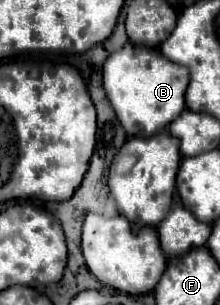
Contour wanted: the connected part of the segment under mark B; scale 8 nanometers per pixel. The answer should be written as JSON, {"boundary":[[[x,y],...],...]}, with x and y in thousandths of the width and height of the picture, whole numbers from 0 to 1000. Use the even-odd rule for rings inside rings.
{"boundary":[[[582,138],[482,190],[464,243],[482,315],[591,446],[627,446],[645,426],[664,446],[691,446],[736,413],[755,420],[836,361],[836,308],[864,262],[855,230],[845,216],[773,203],[700,157],[645,157]]]}

